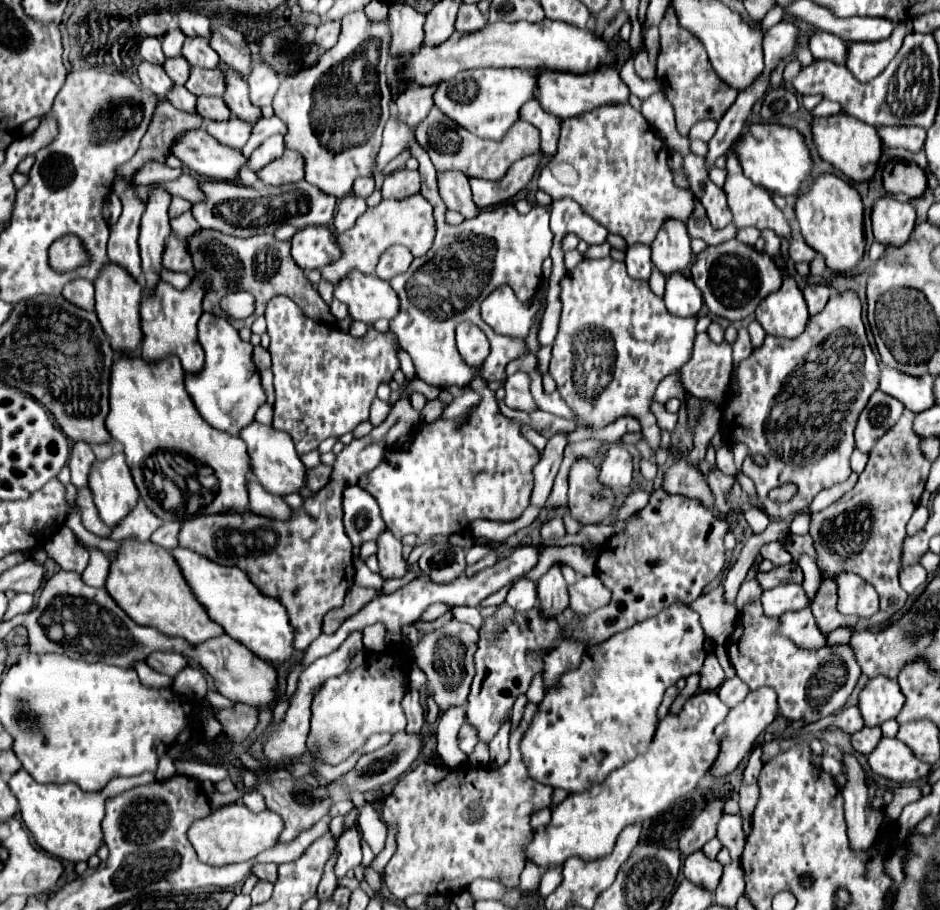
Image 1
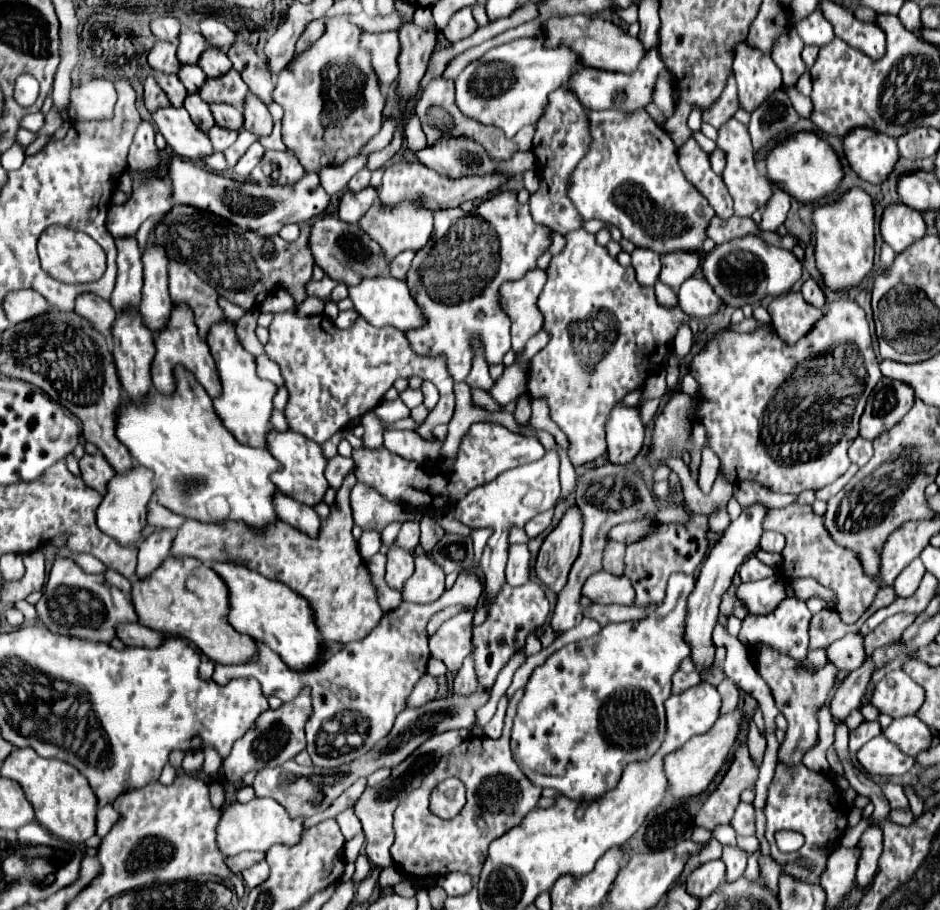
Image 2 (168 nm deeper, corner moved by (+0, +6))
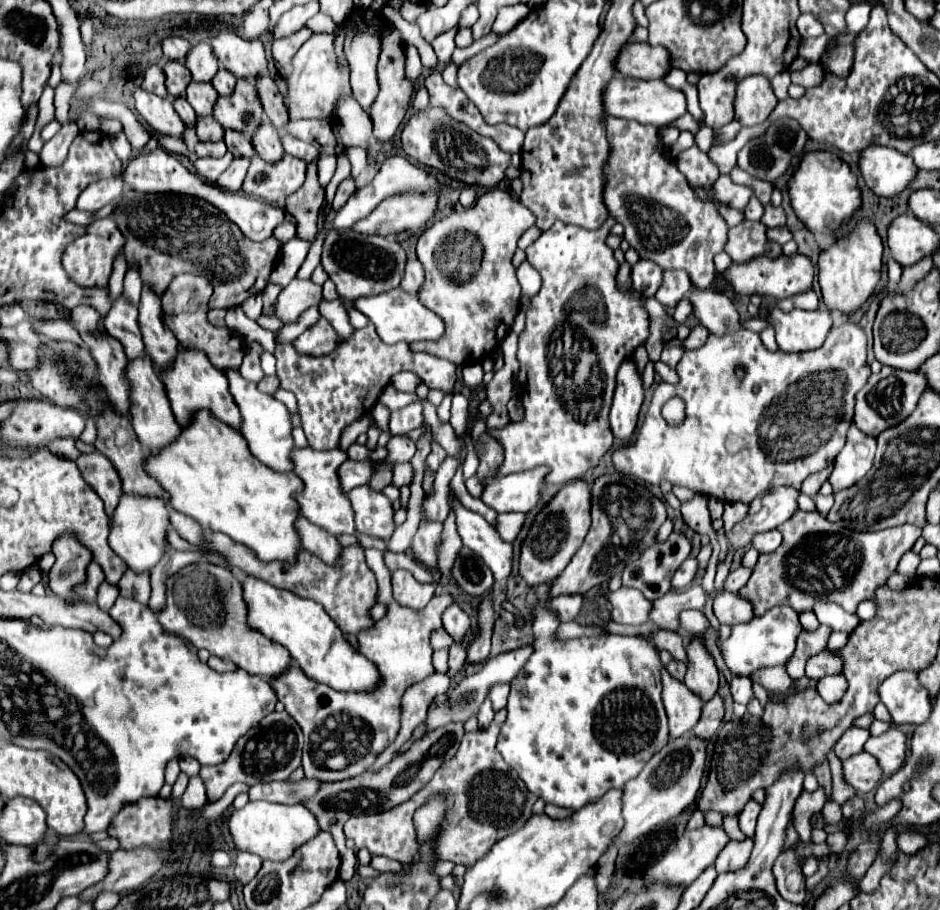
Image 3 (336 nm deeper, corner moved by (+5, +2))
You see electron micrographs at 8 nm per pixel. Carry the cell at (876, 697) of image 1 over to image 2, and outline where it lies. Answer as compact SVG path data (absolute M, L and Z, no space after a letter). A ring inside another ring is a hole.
M902 670L888 672L874 686L870 698L870 704L876 706L880 714L888 714L892 718L916 714L922 702L924 702L924 690L914 680L910 680L910 676L902 674Z

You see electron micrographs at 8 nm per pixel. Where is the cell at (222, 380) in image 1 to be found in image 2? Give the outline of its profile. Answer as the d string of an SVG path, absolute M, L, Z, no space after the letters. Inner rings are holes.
M232 320L212 324L206 336L206 342L216 360L216 368L222 384L220 396L212 398L214 412L218 414L222 424L234 434L234 438L238 438L238 442L262 448L266 430L270 430L268 418L272 412L272 396L276 394L276 386L268 380L262 380L256 374L256 358L250 352L246 352L244 346L240 344L236 326Z

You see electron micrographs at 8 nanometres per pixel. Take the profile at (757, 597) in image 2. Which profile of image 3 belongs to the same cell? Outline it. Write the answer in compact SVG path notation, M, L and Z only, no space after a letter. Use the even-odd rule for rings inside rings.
M719 592L713 600L713 614L721 624L739 624L753 618L753 606L729 592Z

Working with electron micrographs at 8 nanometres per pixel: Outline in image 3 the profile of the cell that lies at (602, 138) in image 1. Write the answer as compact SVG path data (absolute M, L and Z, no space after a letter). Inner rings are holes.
M605 118L609 144L611 144L611 158L605 166L607 174L607 188L605 188L605 204L609 214L617 218L625 226L625 240L639 252L641 258L659 264L663 270L683 270L689 274L691 284L695 290L705 290L711 286L717 270L713 264L713 256L723 252L727 242L729 226L719 214L719 208L711 202L697 202L693 198L693 190L685 176L677 170L675 162L667 158L661 138L655 126L645 126L635 120L621 120L621 118Z

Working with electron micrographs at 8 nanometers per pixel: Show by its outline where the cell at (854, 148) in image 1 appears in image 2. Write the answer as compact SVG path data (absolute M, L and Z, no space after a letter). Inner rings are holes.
M866 126L850 130L842 148L850 168L870 184L882 184L898 160L896 140Z

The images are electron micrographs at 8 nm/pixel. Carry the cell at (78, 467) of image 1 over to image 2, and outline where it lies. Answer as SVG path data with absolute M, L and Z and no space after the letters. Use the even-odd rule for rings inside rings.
M84 454L80 460L80 472L82 480L100 494L104 494L106 482L114 476L114 468L108 464L106 458L102 458L102 454Z

